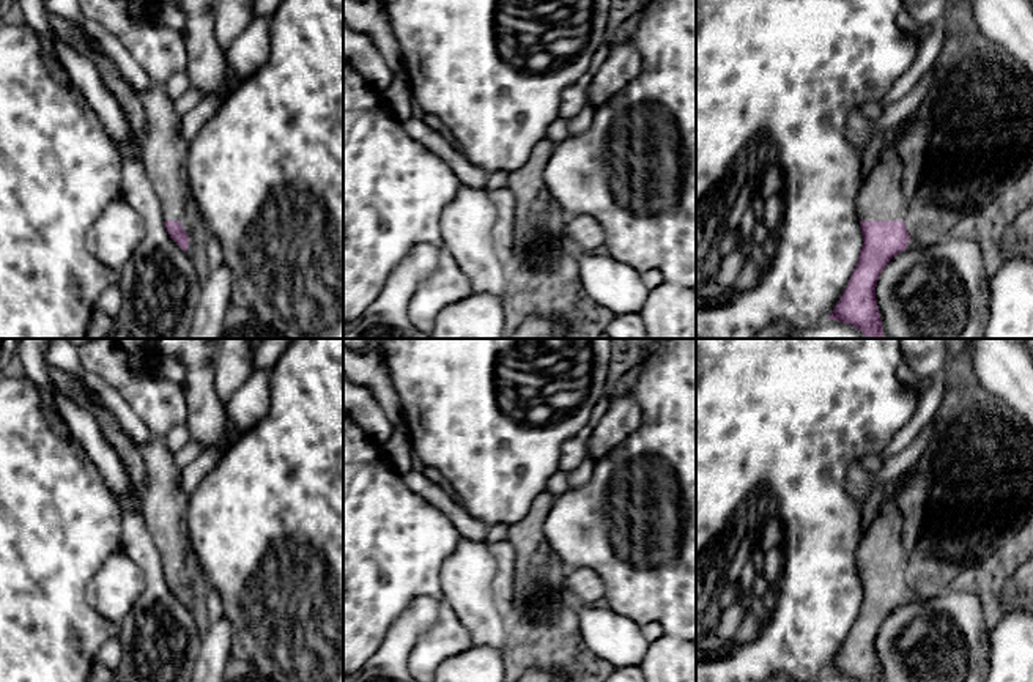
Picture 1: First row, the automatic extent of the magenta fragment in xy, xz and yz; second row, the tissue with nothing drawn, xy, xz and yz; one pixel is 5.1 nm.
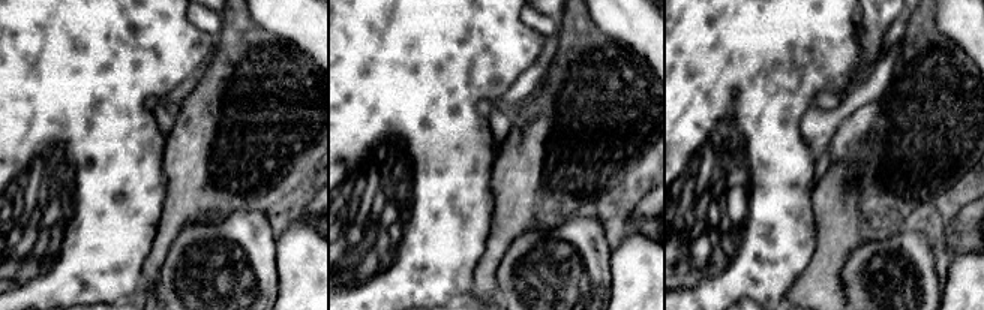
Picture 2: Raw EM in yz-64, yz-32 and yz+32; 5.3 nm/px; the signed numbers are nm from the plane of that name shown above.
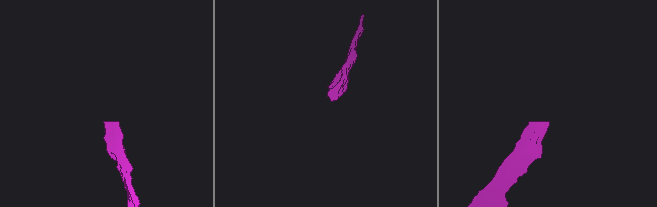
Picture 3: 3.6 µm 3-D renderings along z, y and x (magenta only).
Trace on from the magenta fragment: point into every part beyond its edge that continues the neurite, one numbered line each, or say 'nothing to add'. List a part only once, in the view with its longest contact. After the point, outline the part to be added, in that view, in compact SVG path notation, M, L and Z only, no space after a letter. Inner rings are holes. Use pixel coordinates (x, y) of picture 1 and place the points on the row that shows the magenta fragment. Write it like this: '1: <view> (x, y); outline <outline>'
1: yz (972, 134); outline M972 0L953 3L945 20L931 88L910 128L869 165L857 200L860 221L902 221L910 235L907 249L945 241L964 216L1000 197L1033 159L1033 79L979 32Z

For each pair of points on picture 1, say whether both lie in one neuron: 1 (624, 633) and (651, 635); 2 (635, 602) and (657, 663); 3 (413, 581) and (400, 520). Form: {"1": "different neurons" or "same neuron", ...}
{"1": "different neurons", "2": "different neurons", "3": "same neuron"}

